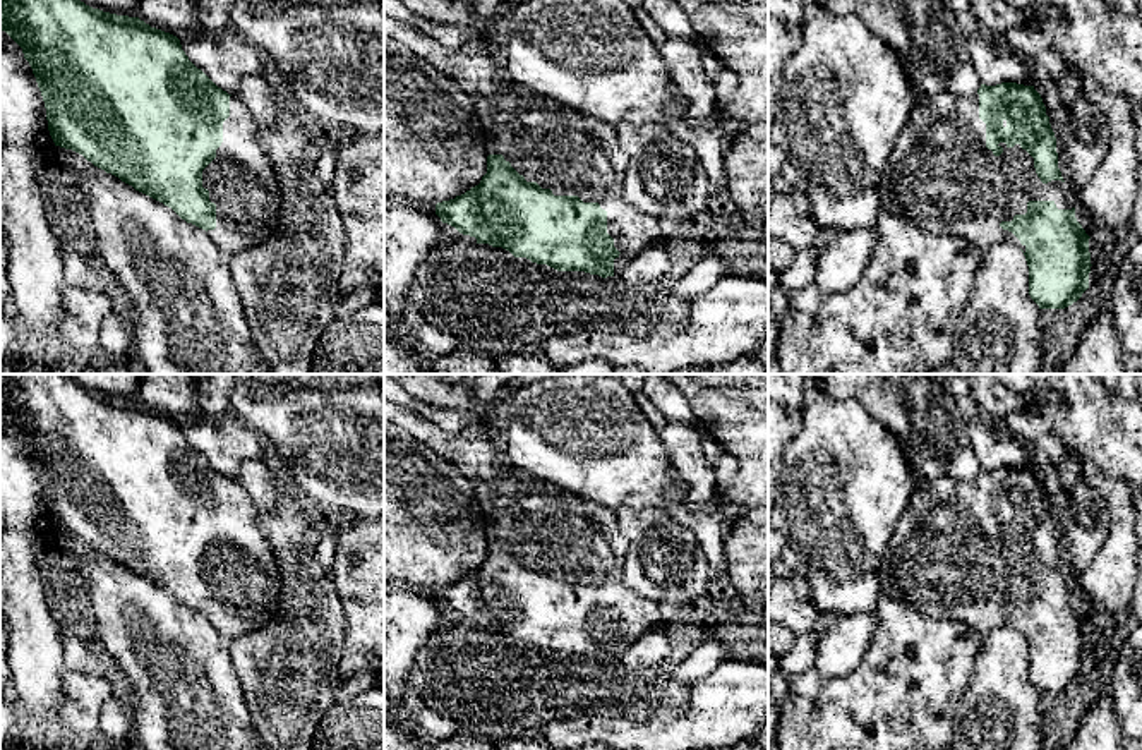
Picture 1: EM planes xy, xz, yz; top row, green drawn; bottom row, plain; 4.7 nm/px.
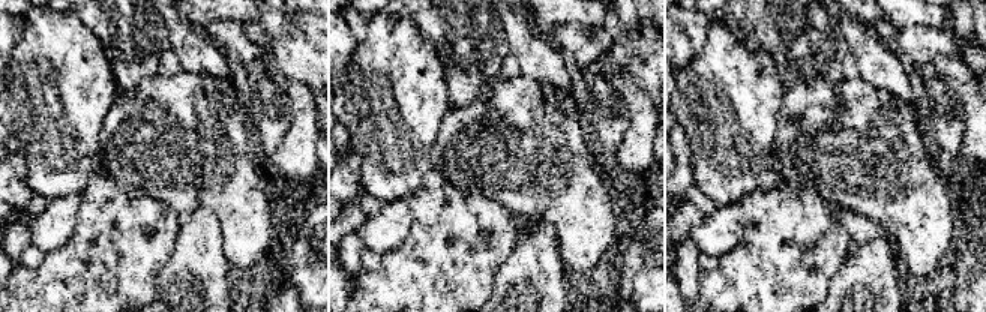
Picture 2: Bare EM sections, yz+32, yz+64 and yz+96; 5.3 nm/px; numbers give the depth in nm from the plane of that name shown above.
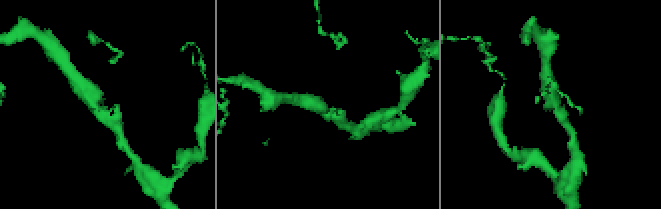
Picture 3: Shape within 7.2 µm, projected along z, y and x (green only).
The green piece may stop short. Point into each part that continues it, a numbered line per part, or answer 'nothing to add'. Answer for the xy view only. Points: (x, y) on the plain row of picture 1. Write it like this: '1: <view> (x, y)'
1: xy (242, 567)

